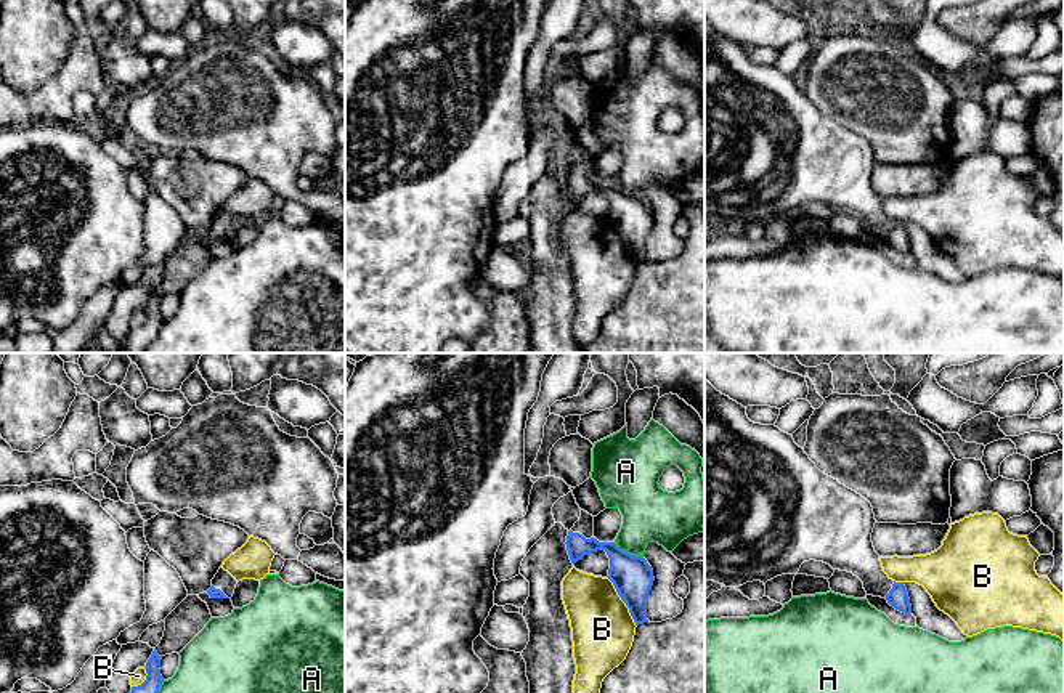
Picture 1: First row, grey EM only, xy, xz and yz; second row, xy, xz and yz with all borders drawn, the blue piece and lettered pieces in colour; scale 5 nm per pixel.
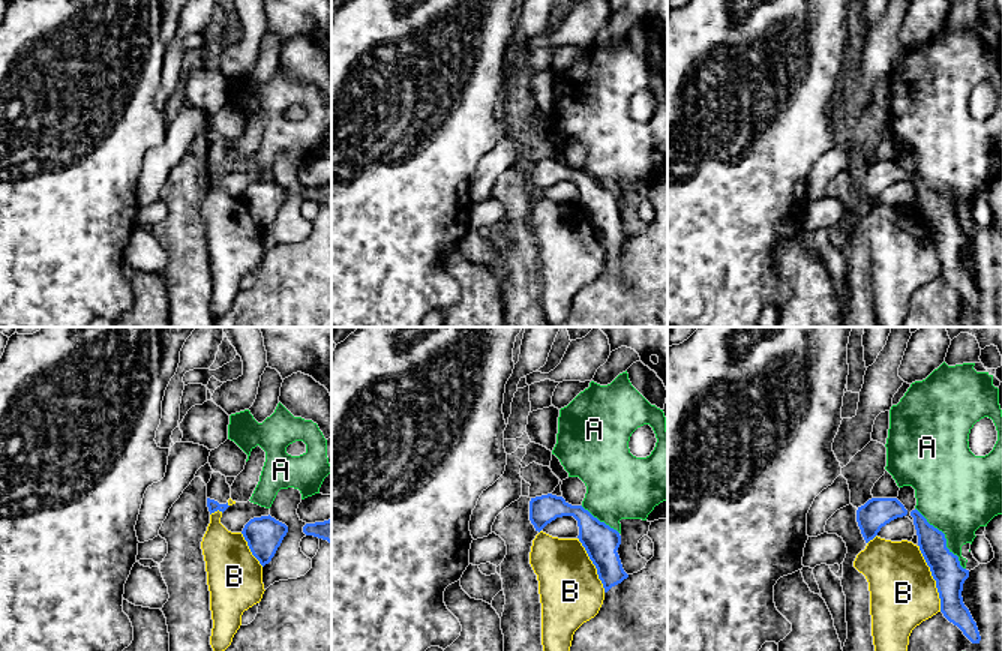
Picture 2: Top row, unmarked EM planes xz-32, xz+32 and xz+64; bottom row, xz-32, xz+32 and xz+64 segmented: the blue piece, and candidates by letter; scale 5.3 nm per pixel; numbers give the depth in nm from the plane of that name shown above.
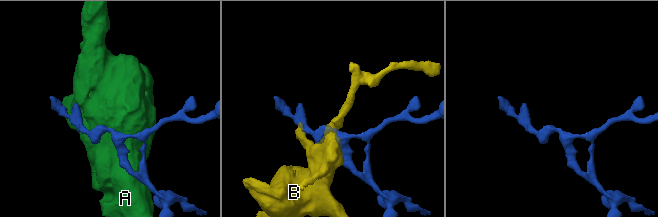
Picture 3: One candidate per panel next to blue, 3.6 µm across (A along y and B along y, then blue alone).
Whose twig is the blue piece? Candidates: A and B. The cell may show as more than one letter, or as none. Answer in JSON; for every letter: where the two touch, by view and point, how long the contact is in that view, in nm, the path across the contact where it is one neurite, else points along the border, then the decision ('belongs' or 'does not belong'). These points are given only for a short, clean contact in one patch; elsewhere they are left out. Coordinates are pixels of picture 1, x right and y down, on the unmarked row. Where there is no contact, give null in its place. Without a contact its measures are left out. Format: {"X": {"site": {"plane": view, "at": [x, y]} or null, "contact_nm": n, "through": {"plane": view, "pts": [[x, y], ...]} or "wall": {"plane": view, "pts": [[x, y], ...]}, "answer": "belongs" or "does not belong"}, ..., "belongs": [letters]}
{"A": {"site": {"plane": "xz", "at": [626, 193]}, "contact_nm": 170, "answer": "does not belong"}, "B": {"site": {"plane": "xz", "at": [623, 241]}, "contact_nm": 300, "answer": "does not belong"}, "belongs": []}

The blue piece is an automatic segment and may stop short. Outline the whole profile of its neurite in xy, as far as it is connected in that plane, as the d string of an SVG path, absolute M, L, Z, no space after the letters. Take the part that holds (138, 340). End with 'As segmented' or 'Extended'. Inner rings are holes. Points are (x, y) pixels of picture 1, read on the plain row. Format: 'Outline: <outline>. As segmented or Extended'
Outline: M154 290L144 308L148 314L146 321L138 327L132 327L132 332L127 337L125 343L130 353L144 353L156 340L164 322L159 310L160 300L162 297Z. As segmented

